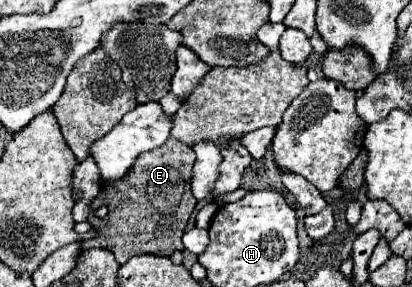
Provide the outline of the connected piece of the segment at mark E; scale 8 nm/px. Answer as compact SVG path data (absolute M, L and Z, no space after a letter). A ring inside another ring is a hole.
M169 138L163 146L139 154L129 172L117 182L101 182L99 194L91 202L91 210L107 206L109 214L101 220L93 212L87 222L93 226L95 236L81 242L81 250L107 248L115 254L119 264L125 264L137 254L171 256L175 250L183 250L181 236L189 222L189 216L197 204L191 194L191 166L195 152L191 146Z

